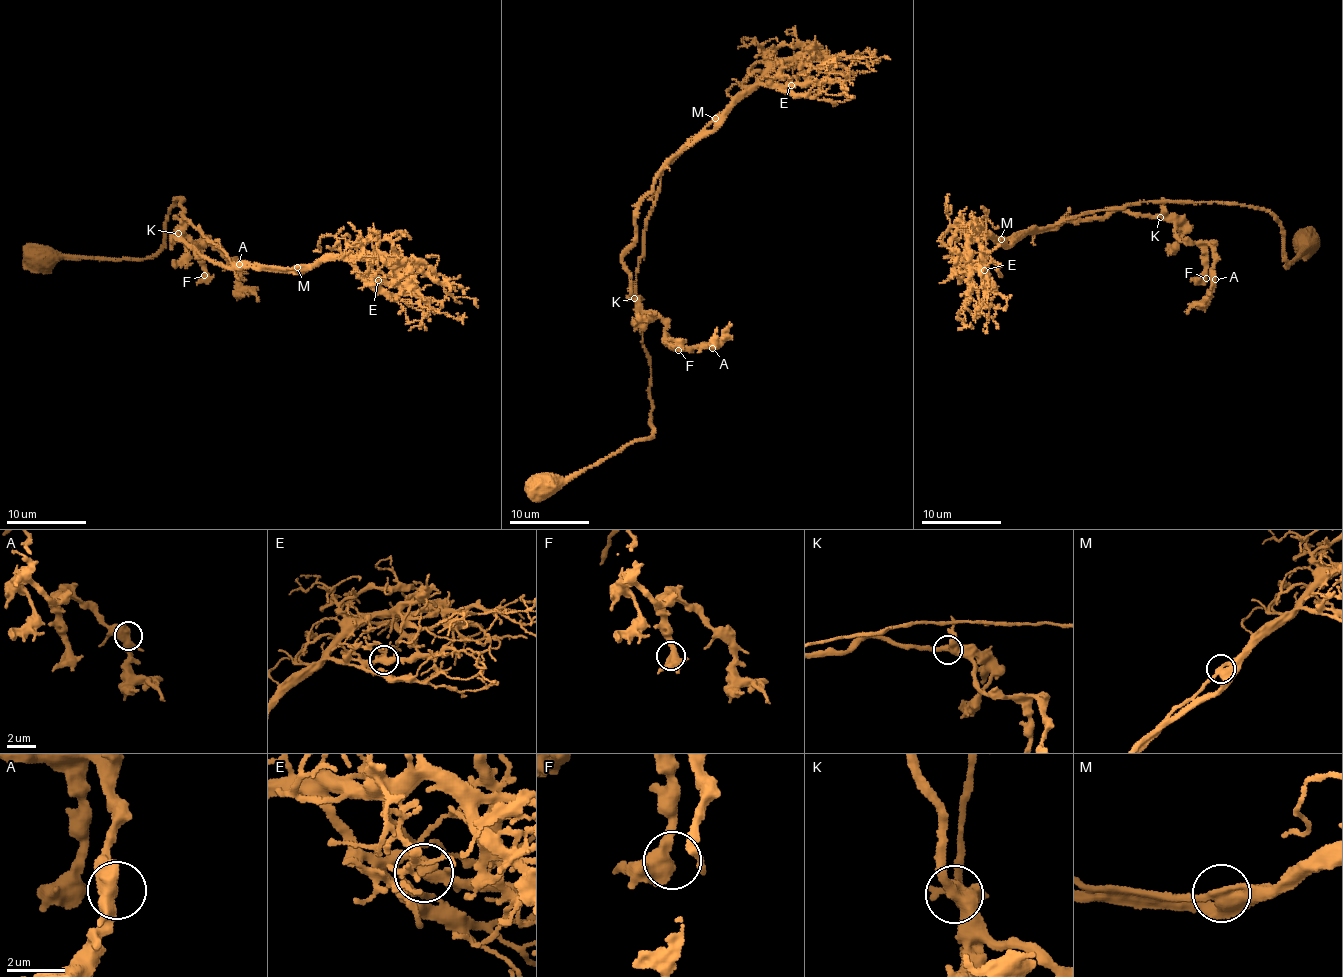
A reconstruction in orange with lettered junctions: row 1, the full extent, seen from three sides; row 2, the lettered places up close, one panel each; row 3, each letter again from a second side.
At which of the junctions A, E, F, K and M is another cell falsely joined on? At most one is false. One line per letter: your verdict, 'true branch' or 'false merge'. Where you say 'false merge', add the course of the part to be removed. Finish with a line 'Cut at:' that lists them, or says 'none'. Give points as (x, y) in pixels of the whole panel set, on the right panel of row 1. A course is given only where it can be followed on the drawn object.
A: true branch
E: true branch
F: true branch
K: true branch
M: true branch
Cut at: none

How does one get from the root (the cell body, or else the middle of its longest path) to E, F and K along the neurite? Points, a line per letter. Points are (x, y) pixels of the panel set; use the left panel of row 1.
E: (37, 257), (150, 258), (181, 198), (189, 223), (231, 263), (306, 269), (335, 257), (378, 280)
F: (37, 257), (55, 252), (150, 258), (163, 243), (169, 208), (181, 198), (181, 231), (201, 246), (204, 275)
K: (37, 257), (55, 252), (59, 255), (150, 258), (163, 243), (169, 208), (181, 198), (185, 211), (178, 233)

